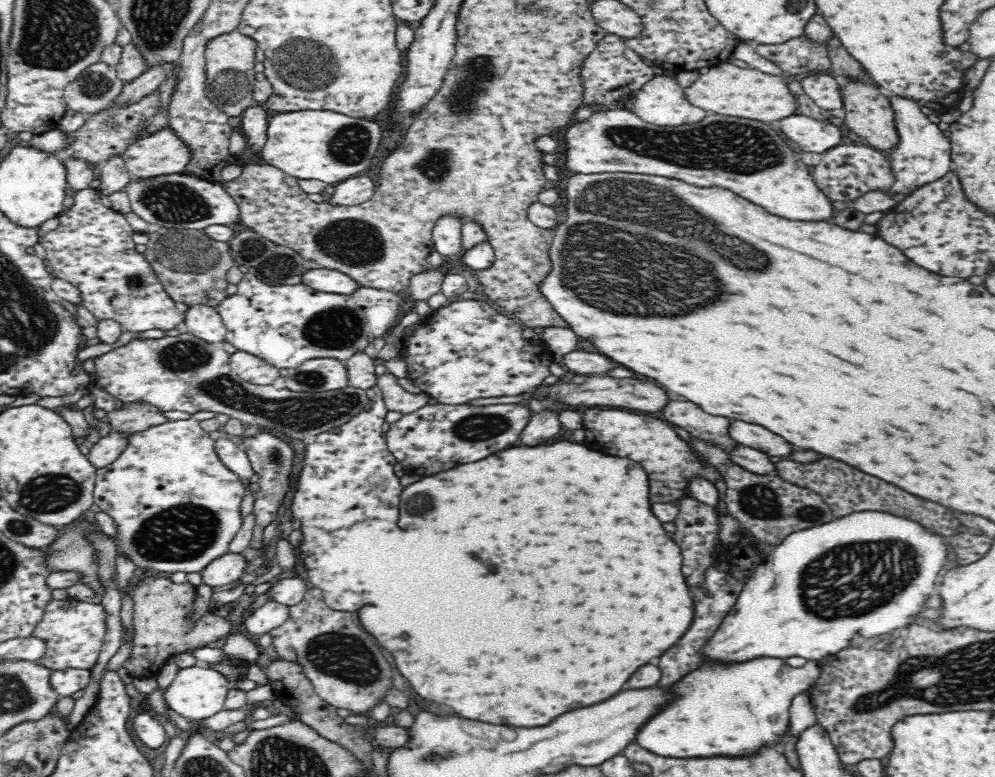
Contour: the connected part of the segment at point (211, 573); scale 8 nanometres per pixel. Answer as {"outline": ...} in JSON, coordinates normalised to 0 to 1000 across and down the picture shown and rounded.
{"outline":[[[227,712],[201,735],[203,749],[213,755],[225,755],[237,749],[244,740],[247,719],[242,712]]]}

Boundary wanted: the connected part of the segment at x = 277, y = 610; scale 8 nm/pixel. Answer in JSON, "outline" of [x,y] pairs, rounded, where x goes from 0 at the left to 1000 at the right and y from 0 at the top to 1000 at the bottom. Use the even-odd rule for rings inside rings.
{"outline":[[[276,773],[267,775],[252,792],[247,793],[245,806],[253,821],[258,822],[262,816],[279,808],[290,792],[290,780]]]}

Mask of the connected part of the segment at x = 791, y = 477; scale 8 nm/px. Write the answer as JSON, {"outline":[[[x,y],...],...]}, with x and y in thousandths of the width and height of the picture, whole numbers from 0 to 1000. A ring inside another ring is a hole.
{"outline":[[[776,588],[775,593],[779,598],[780,610],[789,619],[800,625],[810,627],[823,636],[828,646],[834,649],[838,664],[852,664],[856,659],[864,656],[886,656],[894,662],[909,662],[909,633],[903,625],[890,623],[888,618],[882,618],[880,613],[870,613],[868,607],[862,607],[860,602],[836,592],[836,589],[826,589],[822,595],[807,597],[797,588],[788,591]]]}

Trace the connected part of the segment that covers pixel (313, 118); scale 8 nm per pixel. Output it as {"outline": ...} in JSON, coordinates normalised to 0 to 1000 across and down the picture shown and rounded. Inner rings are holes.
{"outline":[[[308,140],[279,145],[267,165],[267,185],[262,202],[270,212],[302,232],[324,232],[337,238],[349,229],[370,221],[370,214],[384,183],[380,160],[355,152],[332,140]]]}

